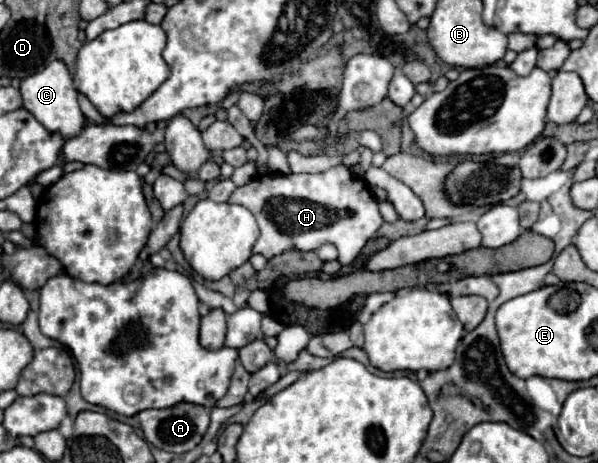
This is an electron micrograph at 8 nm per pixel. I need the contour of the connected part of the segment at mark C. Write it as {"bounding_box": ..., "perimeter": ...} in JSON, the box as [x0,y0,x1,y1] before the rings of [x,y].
{"bounding_box":[21,60,85,140],"perimeter":[[[53,60],[47,66],[43,66],[39,72],[23,78],[21,80],[21,98],[23,98],[23,108],[33,112],[33,116],[37,116],[37,120],[51,132],[61,132],[69,140],[83,130],[85,116],[79,110],[77,90],[73,88],[73,80],[71,80],[69,70],[63,60]]]}

